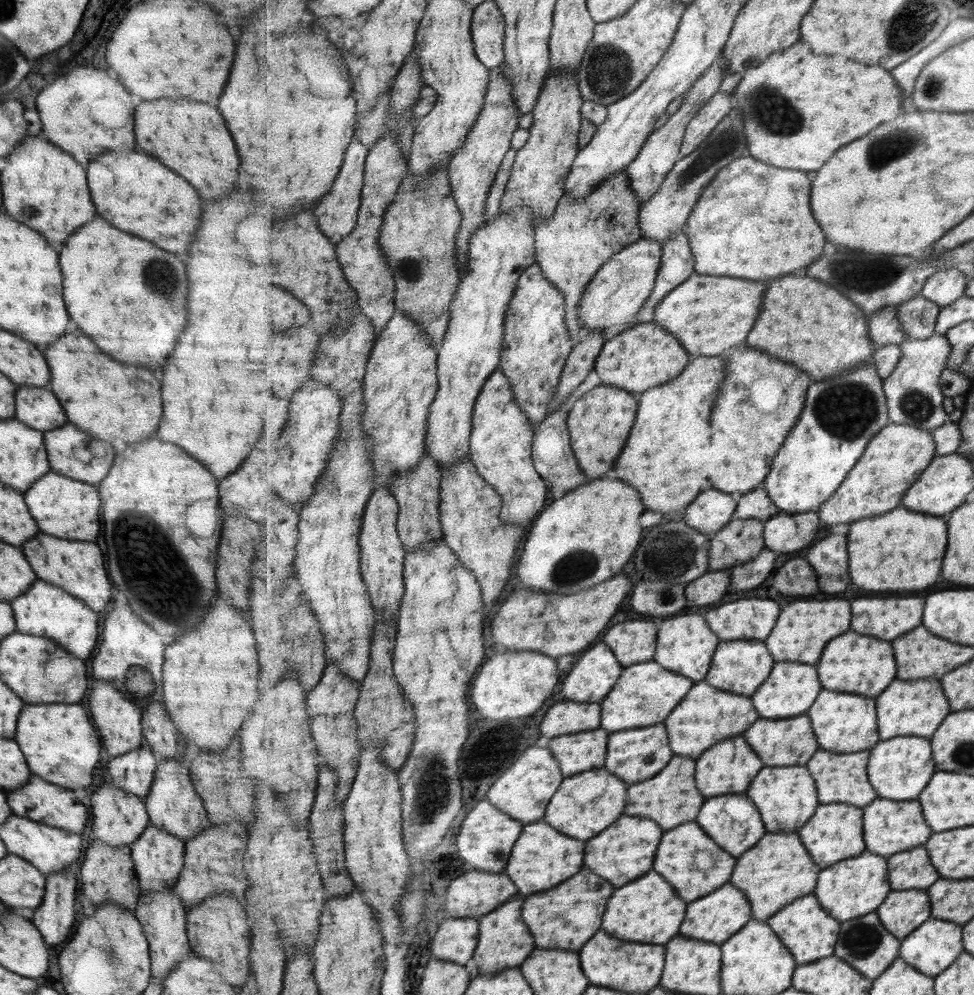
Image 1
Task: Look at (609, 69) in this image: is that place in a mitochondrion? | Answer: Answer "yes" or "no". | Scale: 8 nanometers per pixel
yes

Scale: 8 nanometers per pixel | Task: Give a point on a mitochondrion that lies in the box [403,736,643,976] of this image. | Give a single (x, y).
(430, 791)

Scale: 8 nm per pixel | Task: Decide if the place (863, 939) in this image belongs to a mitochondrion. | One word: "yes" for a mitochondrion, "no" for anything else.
yes

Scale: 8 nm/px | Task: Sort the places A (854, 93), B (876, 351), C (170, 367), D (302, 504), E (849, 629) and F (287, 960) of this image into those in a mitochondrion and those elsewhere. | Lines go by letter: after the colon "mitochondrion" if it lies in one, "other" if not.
A: other
B: other
C: other
D: other
E: other
F: other

